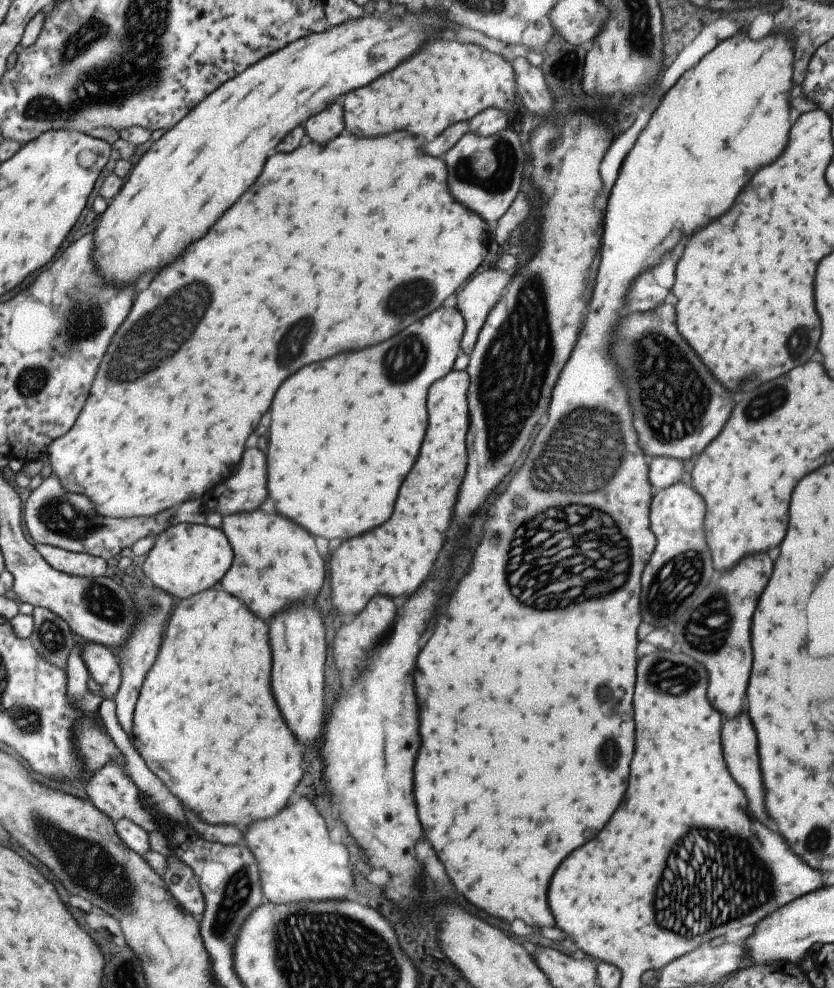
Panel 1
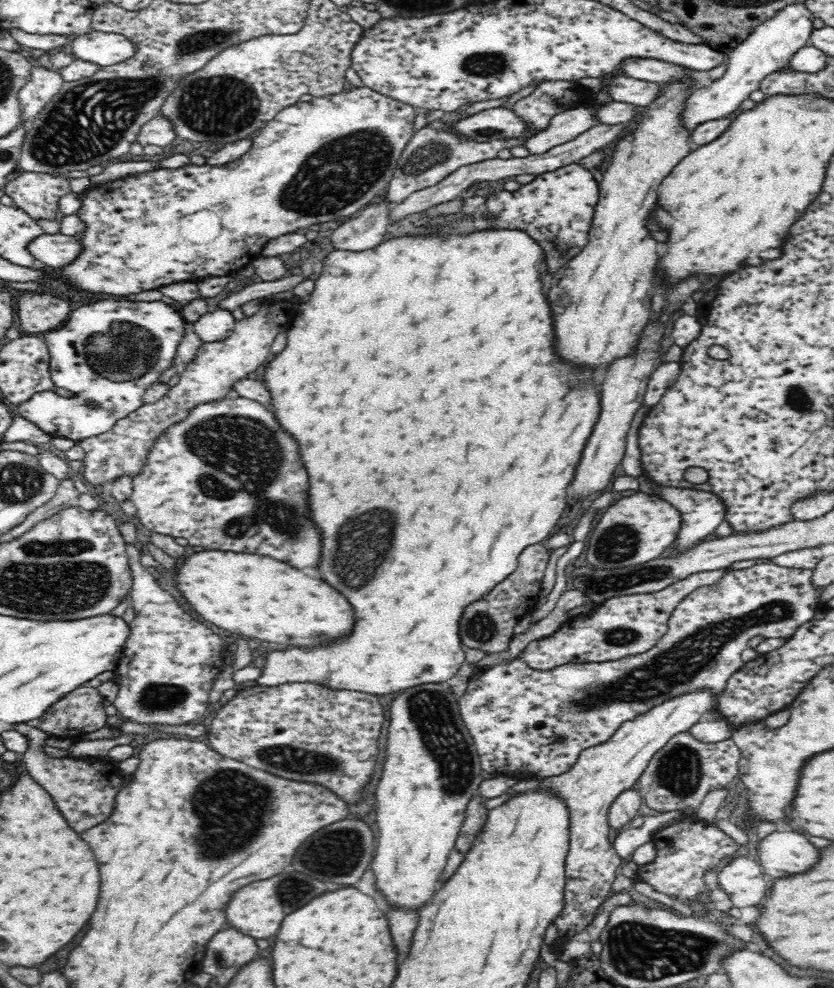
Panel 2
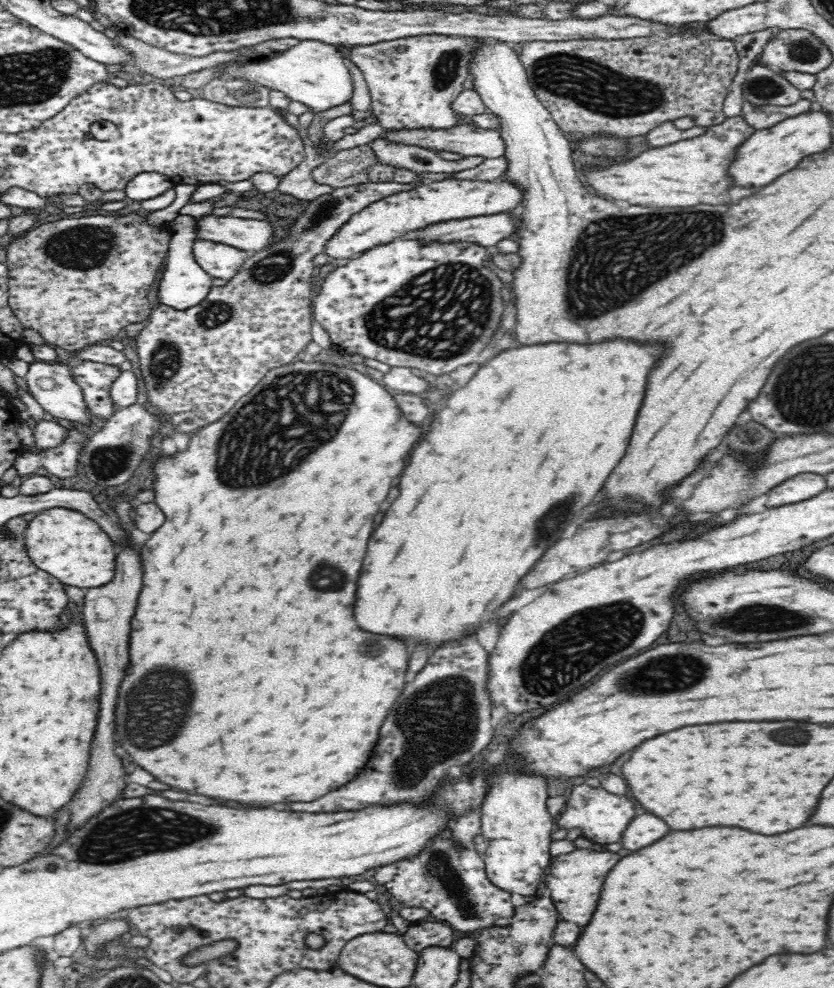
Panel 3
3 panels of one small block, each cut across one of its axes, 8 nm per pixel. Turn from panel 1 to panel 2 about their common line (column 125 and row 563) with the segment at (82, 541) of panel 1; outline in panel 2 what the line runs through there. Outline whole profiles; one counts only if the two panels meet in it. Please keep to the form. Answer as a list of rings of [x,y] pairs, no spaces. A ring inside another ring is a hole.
[[[542,542],[528,546],[519,554],[517,568],[506,580],[490,590],[484,598],[466,607],[460,620],[459,633],[464,648],[482,651],[484,655],[499,654],[510,649],[515,636],[514,627],[535,610],[549,555],[547,546]]]

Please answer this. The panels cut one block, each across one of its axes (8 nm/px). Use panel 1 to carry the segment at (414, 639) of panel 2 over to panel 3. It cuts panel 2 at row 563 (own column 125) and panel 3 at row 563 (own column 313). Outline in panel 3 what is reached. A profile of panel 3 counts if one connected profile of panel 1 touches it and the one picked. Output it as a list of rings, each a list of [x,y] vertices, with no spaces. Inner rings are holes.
[[[304,359],[294,364],[286,364],[270,370],[268,374],[257,384],[246,396],[240,398],[232,408],[232,412],[224,414],[220,420],[202,426],[199,431],[193,434],[190,438],[189,446],[184,452],[174,452],[173,455],[162,455],[163,459],[155,464],[155,472],[157,479],[155,481],[155,499],[154,501],[166,514],[166,522],[164,526],[160,526],[160,530],[156,530],[156,534],[152,534],[152,538],[144,544],[142,550],[142,562],[144,562],[144,588],[140,592],[138,598],[138,606],[134,612],[134,618],[130,620],[132,624],[132,632],[130,632],[130,654],[128,654],[128,666],[124,668],[124,682],[120,684],[118,690],[118,702],[116,702],[116,742],[118,746],[122,746],[128,756],[132,758],[132,762],[136,762],[140,768],[144,768],[148,774],[152,774],[158,782],[168,784],[170,788],[188,792],[188,794],[200,794],[200,796],[208,796],[212,800],[216,800],[218,804],[238,804],[238,806],[266,806],[266,804],[280,804],[280,802],[312,802],[324,794],[328,794],[330,790],[336,790],[340,786],[344,786],[348,780],[352,780],[368,762],[368,758],[372,756],[372,750],[376,748],[376,740],[380,738],[380,728],[384,718],[388,716],[388,712],[392,710],[398,694],[402,692],[402,684],[404,684],[404,676],[406,676],[406,646],[402,646],[400,642],[382,638],[382,636],[372,636],[362,632],[352,618],[352,608],[354,608],[354,594],[356,594],[356,580],[360,574],[360,566],[362,566],[362,558],[366,552],[366,544],[368,538],[374,530],[374,516],[380,508],[380,504],[384,502],[392,482],[400,476],[404,460],[408,458],[410,448],[416,444],[416,440],[420,438],[420,432],[423,428],[420,425],[408,422],[403,414],[398,409],[397,404],[393,401],[390,394],[382,387],[381,382],[367,377],[365,372],[358,372],[352,366],[345,364],[334,365],[328,363],[314,363],[310,359]],[[138,710],[146,710],[150,716],[140,716]],[[374,746],[374,748],[372,748]]]

